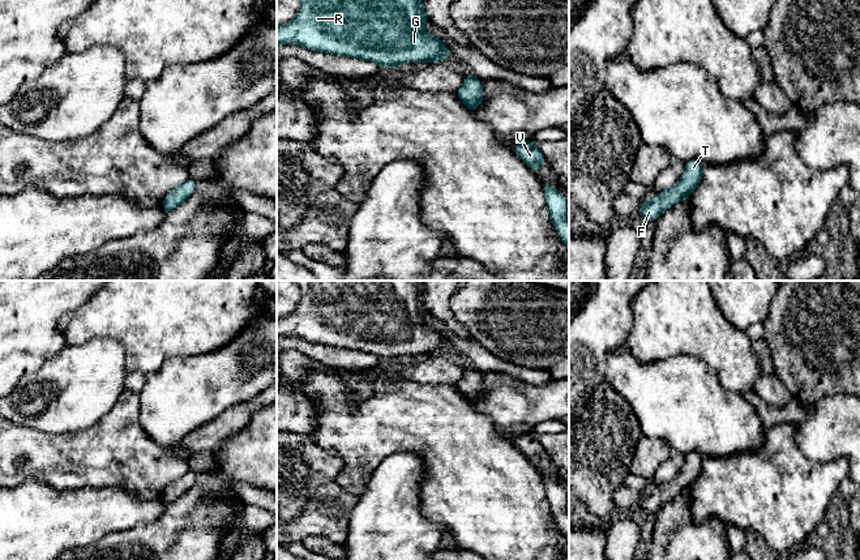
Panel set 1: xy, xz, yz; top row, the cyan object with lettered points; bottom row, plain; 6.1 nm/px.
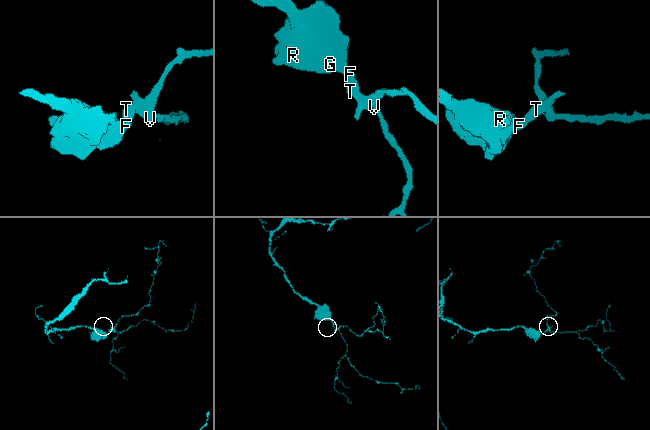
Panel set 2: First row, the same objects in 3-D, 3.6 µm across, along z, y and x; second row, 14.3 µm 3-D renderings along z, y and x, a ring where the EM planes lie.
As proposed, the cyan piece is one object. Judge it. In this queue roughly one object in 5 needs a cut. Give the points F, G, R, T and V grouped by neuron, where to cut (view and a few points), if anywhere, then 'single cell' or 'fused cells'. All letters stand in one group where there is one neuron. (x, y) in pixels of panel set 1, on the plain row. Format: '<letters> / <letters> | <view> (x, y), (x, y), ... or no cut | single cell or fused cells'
F G R T V | no cut | single cell

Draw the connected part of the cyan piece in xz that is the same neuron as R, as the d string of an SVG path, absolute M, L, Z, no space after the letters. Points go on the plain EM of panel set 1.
M295 281L300 290L296 309L277 319L277 338L295 335L312 343L375 354L381 360L406 355L440 355L452 345L424 324L424 281Z

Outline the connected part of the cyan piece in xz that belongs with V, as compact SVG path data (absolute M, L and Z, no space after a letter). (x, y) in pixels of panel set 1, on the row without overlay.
M523 433L513 440L513 444L531 461L535 463L542 462L545 449L543 445L531 435Z

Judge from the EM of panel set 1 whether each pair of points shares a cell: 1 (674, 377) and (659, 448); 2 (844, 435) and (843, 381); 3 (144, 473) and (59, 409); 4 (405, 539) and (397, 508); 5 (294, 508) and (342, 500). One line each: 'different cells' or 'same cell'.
1: different cells
2: different cells
3: different cells
4: same cell
5: different cells

